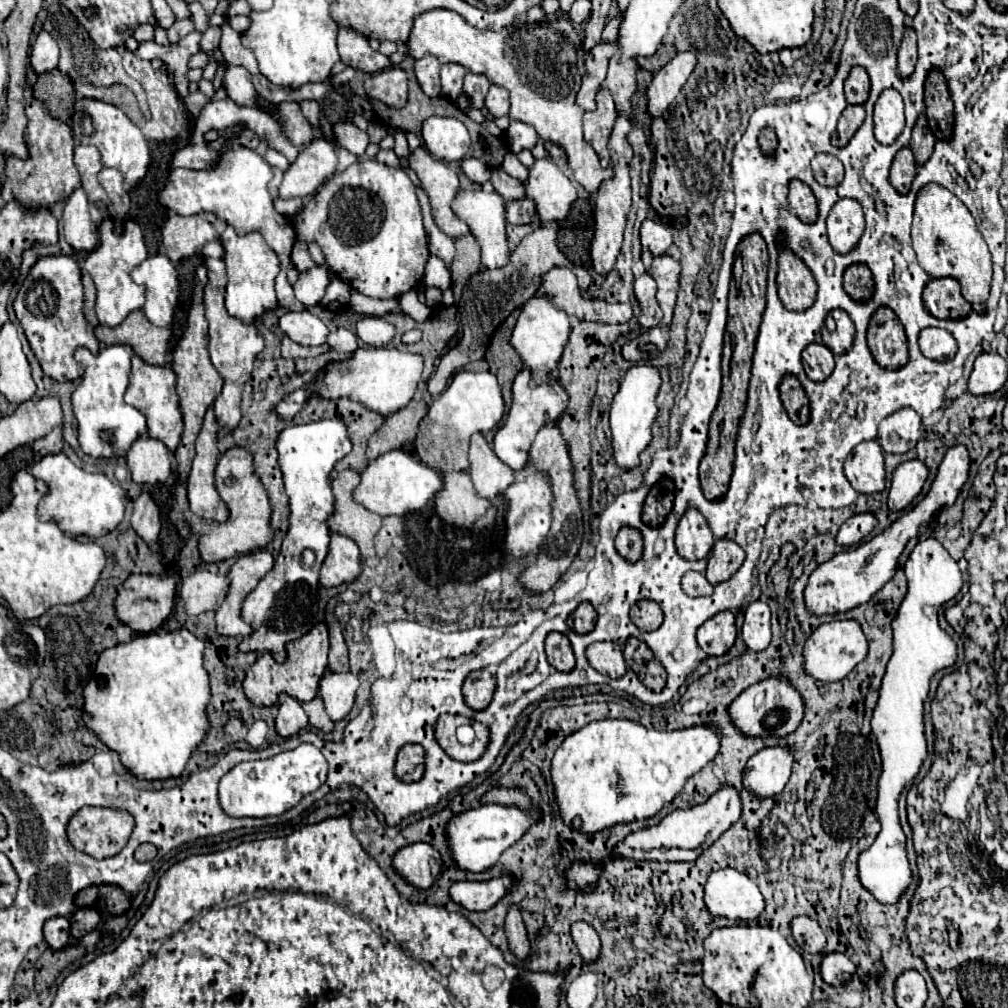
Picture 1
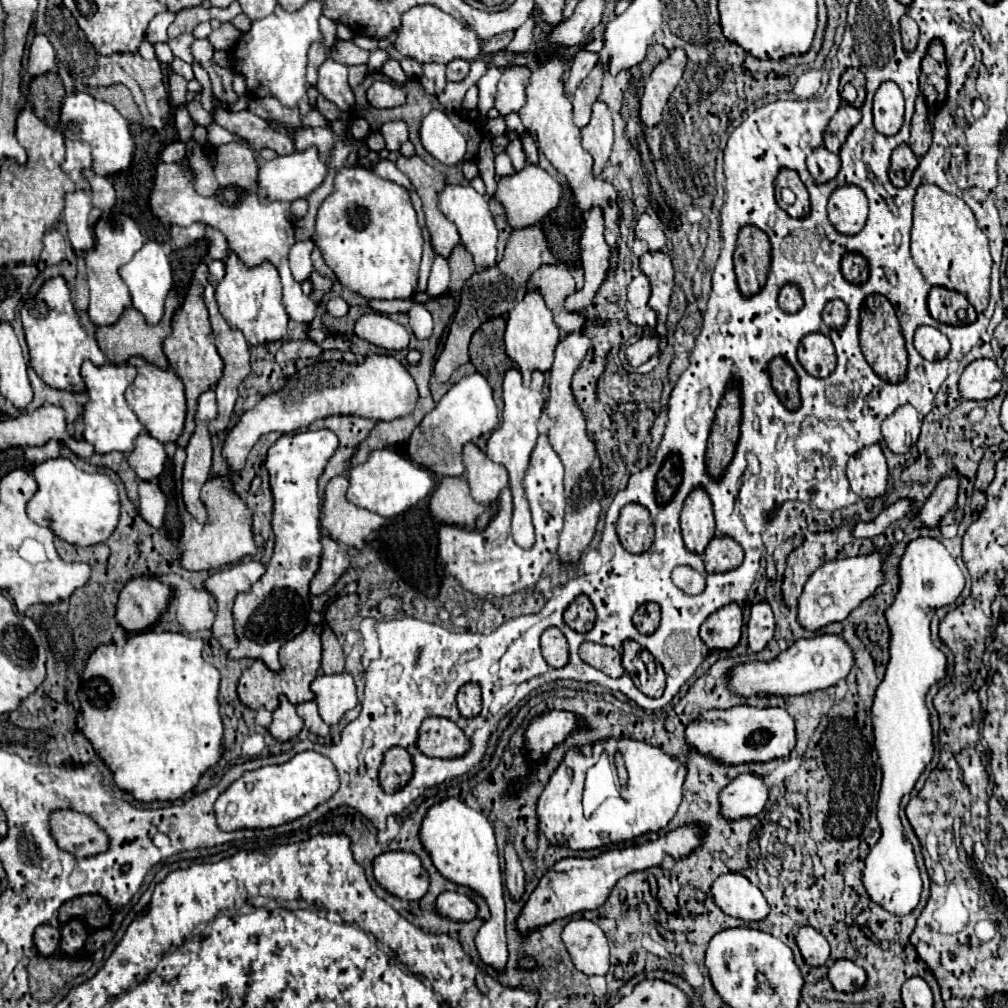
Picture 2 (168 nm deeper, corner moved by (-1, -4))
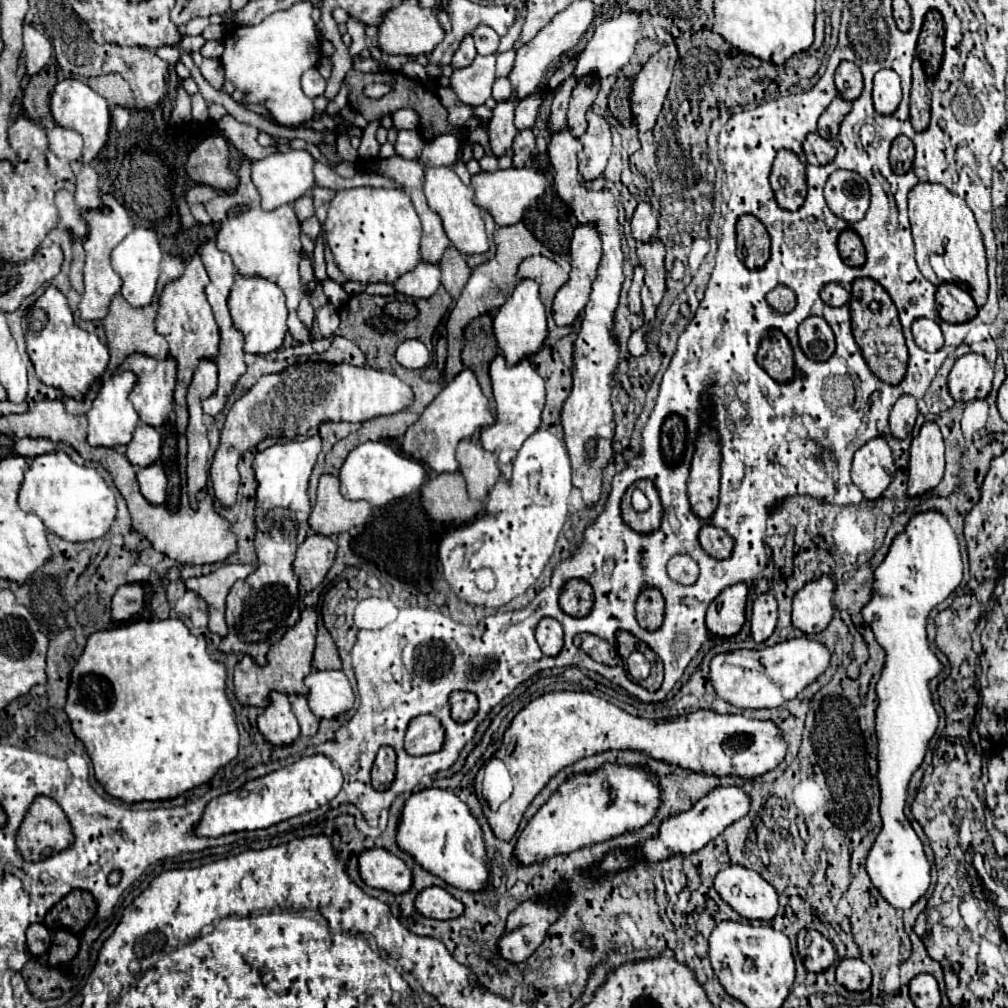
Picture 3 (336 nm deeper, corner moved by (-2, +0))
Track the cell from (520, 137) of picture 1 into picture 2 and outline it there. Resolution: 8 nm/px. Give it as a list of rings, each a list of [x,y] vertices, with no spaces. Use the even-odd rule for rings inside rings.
[[[516,112],[506,114],[506,116],[504,116],[504,120],[506,120],[506,126],[508,126],[508,130],[510,130],[510,132],[522,134],[522,132],[526,130],[526,128],[524,128],[524,124],[522,124],[522,120],[520,120],[520,116],[518,116]]]

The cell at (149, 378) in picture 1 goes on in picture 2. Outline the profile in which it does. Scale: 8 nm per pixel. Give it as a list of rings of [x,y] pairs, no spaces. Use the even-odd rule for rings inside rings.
[[[134,356],[128,360],[128,364],[136,366],[138,376],[132,382],[132,386],[126,390],[126,402],[142,422],[142,426],[148,430],[150,436],[154,436],[160,442],[176,440],[184,428],[184,414],[186,414],[186,398],[184,398],[184,384],[172,370],[162,370],[150,362],[146,362],[142,356]]]

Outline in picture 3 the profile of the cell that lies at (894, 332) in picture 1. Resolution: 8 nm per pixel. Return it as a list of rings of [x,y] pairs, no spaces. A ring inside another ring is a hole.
[[[857,278],[853,282],[849,308],[851,308],[851,324],[853,324],[855,342],[859,344],[863,358],[869,364],[871,372],[887,384],[893,384],[893,386],[899,384],[907,372],[907,346],[905,346],[899,314],[897,314],[897,308],[893,304],[891,296],[879,282],[875,282],[871,278]],[[873,300],[879,302],[879,306],[881,306],[879,312],[869,310],[869,304]]]

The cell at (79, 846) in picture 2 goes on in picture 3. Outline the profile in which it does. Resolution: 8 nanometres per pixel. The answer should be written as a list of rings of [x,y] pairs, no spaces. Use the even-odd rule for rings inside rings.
[[[39,796],[31,804],[17,836],[17,848],[27,860],[41,860],[41,856],[57,854],[75,842],[73,828],[61,806]]]

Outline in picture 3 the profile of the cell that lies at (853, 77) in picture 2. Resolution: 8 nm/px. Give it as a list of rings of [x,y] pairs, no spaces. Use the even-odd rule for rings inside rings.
[[[841,62],[837,68],[835,86],[837,86],[841,98],[845,98],[849,102],[857,100],[863,90],[863,76],[861,76],[859,66],[855,62]],[[845,84],[849,84],[849,86],[845,86]]]

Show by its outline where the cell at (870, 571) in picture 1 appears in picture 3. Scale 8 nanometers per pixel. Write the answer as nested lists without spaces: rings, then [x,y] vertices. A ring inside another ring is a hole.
[[[823,574],[817,580],[807,582],[793,598],[793,626],[805,634],[817,634],[825,630],[835,614],[833,596],[837,580],[831,574]]]

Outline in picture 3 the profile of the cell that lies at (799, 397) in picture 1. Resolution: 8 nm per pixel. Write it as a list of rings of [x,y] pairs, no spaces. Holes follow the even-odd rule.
[[[771,330],[767,338],[761,342],[761,348],[757,352],[757,362],[773,380],[781,384],[791,382],[795,376],[791,344],[779,330]]]

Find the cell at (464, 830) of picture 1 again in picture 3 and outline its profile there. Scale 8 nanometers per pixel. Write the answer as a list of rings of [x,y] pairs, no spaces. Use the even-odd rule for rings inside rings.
[[[429,788],[409,796],[399,822],[397,844],[411,852],[423,868],[459,890],[485,892],[491,886],[491,862],[485,852],[483,830],[467,804],[451,790]]]

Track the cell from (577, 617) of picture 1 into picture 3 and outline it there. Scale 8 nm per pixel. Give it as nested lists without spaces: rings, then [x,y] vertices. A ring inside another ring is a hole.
[[[569,580],[559,596],[559,606],[573,618],[583,618],[593,608],[593,588],[585,580]]]

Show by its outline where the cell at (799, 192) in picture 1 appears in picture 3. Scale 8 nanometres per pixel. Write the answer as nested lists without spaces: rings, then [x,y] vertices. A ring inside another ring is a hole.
[[[779,150],[771,170],[771,188],[775,200],[785,210],[799,210],[807,196],[805,166],[797,154],[789,150]]]

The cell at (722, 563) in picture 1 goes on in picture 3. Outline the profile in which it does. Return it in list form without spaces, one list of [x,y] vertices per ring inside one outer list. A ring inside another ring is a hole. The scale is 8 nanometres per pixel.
[[[711,524],[701,526],[699,544],[709,556],[713,556],[717,560],[725,560],[733,552],[733,538],[723,528],[717,528]]]

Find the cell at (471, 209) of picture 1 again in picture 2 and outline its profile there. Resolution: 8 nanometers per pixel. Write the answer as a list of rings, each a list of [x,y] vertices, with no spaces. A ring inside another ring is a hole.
[[[446,184],[440,192],[438,192],[438,208],[440,212],[452,220],[458,228],[460,240],[464,244],[464,248],[472,254],[474,264],[480,268],[490,268],[496,264],[496,238],[498,238],[498,230],[494,226],[492,220],[492,212],[488,208],[488,198],[480,196],[474,188],[470,186],[452,186]]]

